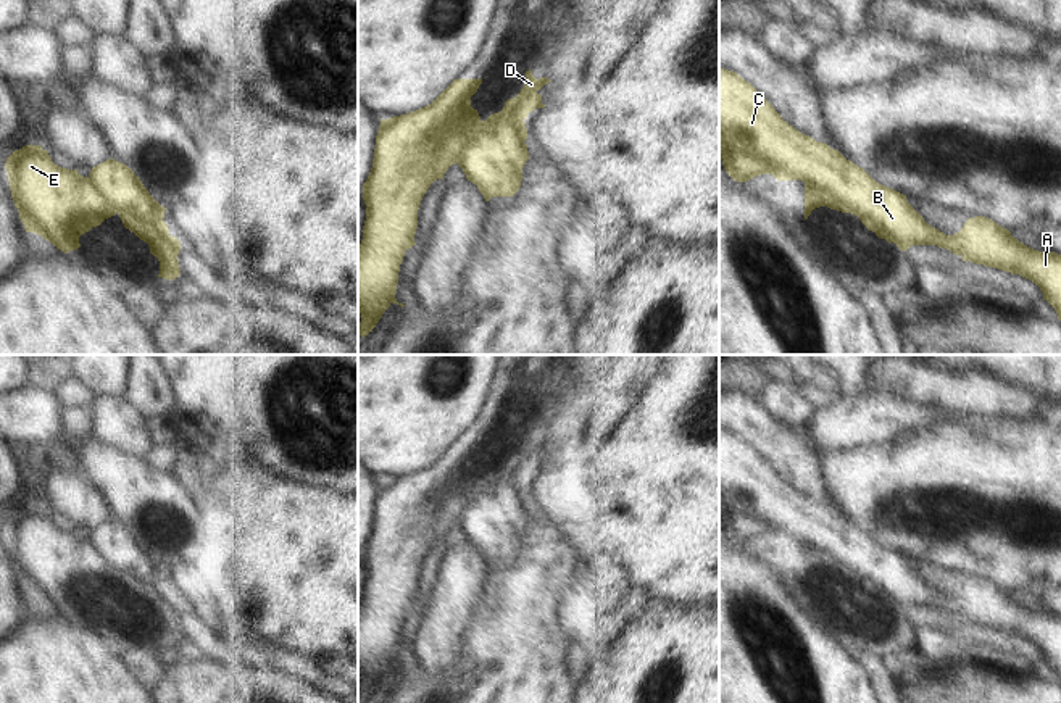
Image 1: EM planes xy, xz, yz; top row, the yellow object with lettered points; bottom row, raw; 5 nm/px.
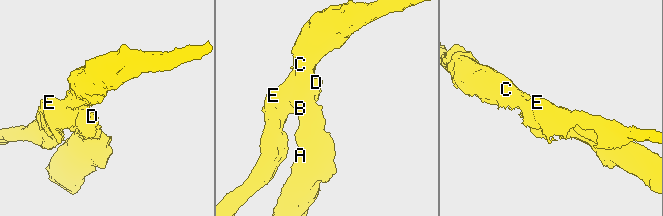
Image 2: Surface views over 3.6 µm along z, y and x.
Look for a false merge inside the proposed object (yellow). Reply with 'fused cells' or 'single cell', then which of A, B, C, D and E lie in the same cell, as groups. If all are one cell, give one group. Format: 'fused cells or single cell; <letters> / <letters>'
fused cells; A B C D / E

